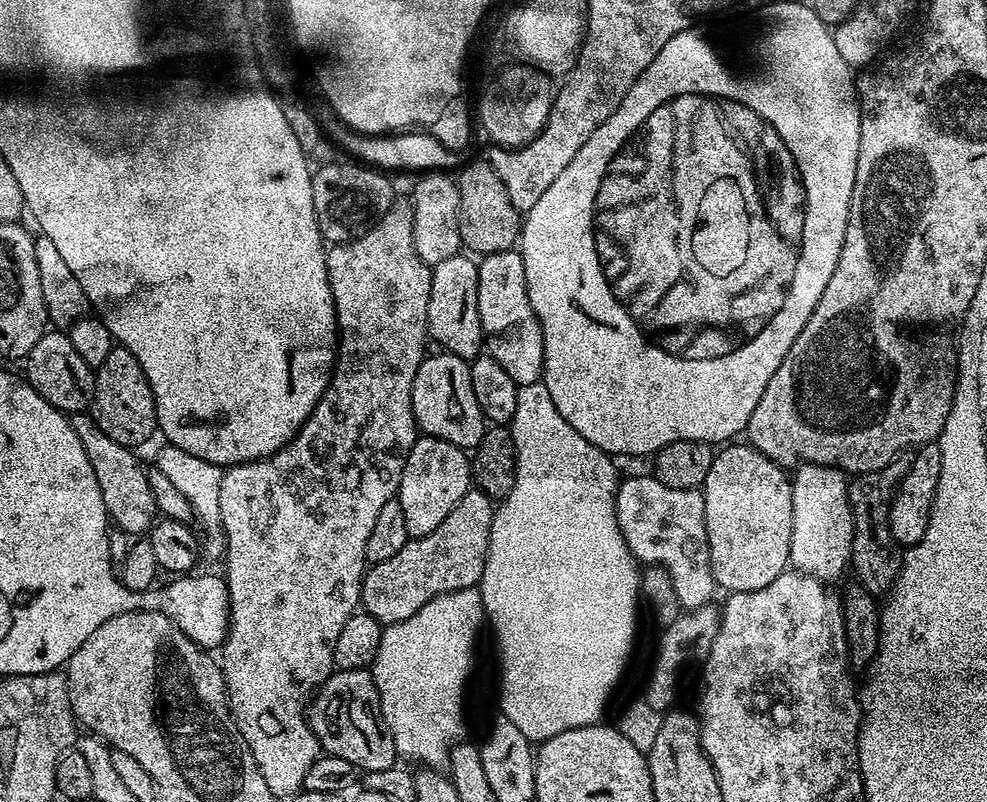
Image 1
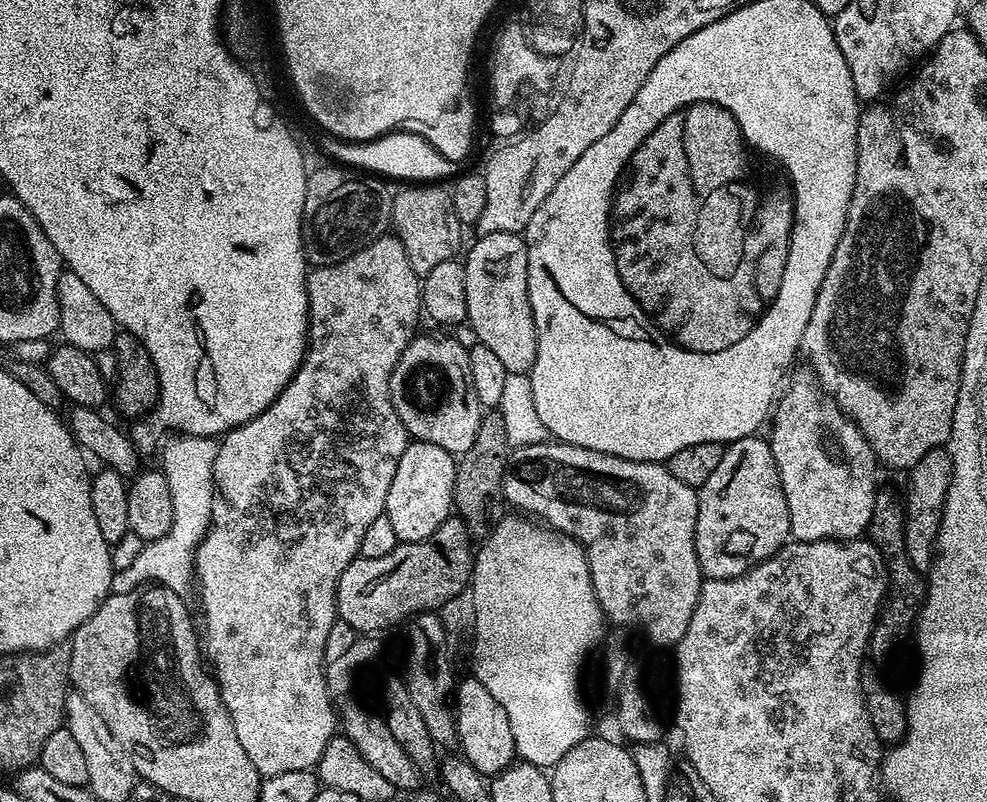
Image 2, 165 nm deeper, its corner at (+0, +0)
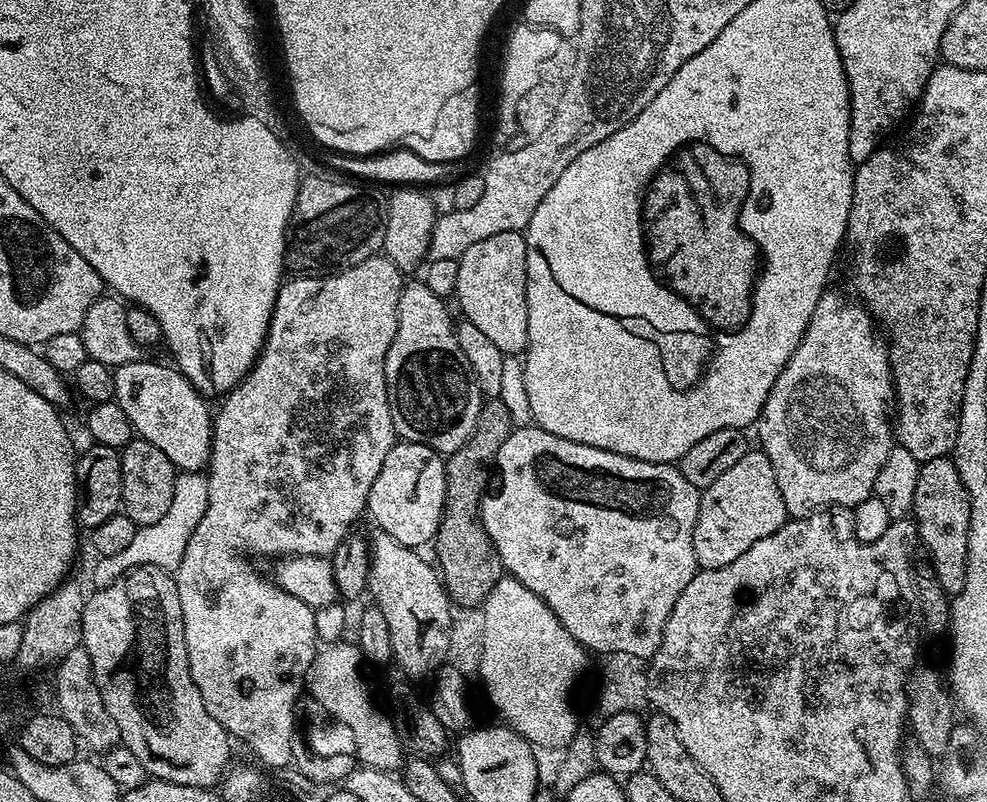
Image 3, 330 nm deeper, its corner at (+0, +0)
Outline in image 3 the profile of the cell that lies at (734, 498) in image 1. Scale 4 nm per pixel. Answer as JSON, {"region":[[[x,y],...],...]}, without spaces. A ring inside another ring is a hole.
{"region":[[[750,450],[718,482],[703,489],[698,522],[694,526],[696,563],[701,569],[726,566],[734,558],[742,558],[754,542],[762,542],[762,538],[774,534],[788,519],[786,502],[782,502],[782,490],[778,490],[770,458],[763,450]]]}

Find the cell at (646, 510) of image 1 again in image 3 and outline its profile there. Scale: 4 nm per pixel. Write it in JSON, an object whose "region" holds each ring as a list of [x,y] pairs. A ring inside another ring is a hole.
{"region":[[[539,426],[513,427],[506,442],[502,442],[502,450],[498,450],[494,461],[494,472],[500,477],[497,480],[495,477],[494,487],[482,498],[480,517],[486,526],[486,534],[490,534],[498,550],[498,558],[504,564],[505,573],[522,582],[534,594],[541,596],[550,606],[550,610],[554,610],[562,626],[566,626],[566,630],[570,630],[572,637],[583,644],[585,649],[592,651],[593,648],[596,654],[622,651],[643,658],[653,656],[662,642],[662,634],[666,630],[670,610],[674,610],[674,602],[678,602],[678,594],[682,594],[682,590],[690,586],[698,571],[694,558],[694,526],[698,522],[701,489],[686,482],[679,467],[635,460],[617,452],[607,452],[601,448],[558,438],[558,434],[550,434]]]}

